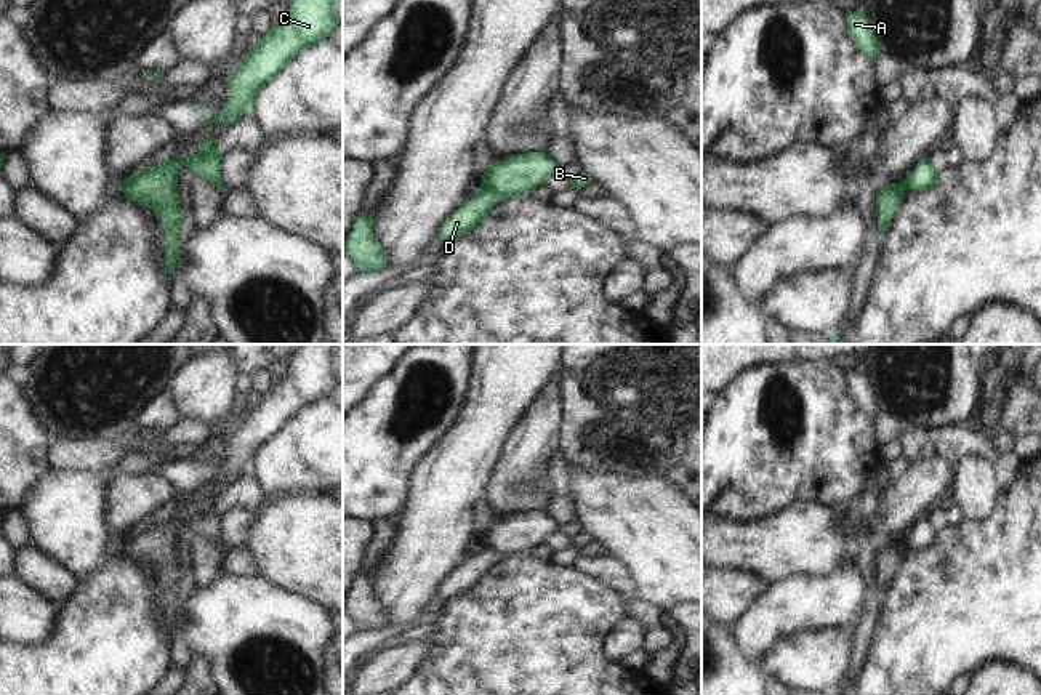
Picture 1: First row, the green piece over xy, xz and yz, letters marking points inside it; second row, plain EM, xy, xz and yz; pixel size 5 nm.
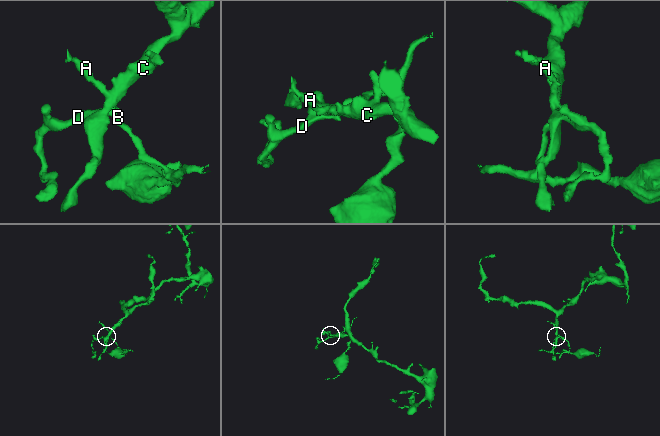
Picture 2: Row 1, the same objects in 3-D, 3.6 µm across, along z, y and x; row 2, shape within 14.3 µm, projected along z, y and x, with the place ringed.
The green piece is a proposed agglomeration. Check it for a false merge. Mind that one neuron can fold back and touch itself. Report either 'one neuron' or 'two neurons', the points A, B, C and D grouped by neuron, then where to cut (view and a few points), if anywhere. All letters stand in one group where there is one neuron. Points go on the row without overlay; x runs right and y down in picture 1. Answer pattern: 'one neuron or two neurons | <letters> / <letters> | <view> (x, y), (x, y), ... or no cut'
two neurons | A C / B D | xy (176, 535), (143, 529), (120, 546)

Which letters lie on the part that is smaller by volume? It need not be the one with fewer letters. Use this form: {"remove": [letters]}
{"remove": ["B", "D"]}

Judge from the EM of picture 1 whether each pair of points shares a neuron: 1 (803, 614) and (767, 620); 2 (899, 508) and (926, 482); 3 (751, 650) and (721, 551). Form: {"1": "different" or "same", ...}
{"1": "same", "2": "same", "3": "different"}

